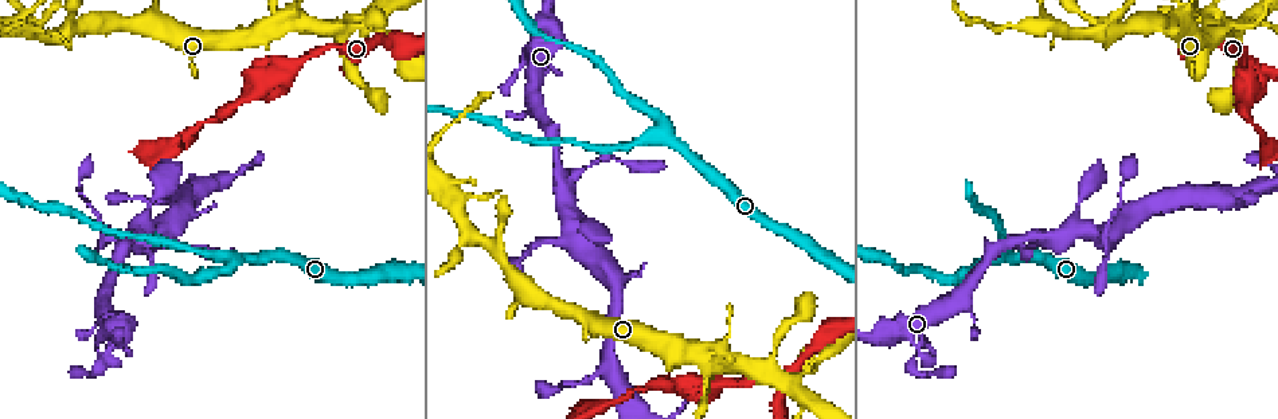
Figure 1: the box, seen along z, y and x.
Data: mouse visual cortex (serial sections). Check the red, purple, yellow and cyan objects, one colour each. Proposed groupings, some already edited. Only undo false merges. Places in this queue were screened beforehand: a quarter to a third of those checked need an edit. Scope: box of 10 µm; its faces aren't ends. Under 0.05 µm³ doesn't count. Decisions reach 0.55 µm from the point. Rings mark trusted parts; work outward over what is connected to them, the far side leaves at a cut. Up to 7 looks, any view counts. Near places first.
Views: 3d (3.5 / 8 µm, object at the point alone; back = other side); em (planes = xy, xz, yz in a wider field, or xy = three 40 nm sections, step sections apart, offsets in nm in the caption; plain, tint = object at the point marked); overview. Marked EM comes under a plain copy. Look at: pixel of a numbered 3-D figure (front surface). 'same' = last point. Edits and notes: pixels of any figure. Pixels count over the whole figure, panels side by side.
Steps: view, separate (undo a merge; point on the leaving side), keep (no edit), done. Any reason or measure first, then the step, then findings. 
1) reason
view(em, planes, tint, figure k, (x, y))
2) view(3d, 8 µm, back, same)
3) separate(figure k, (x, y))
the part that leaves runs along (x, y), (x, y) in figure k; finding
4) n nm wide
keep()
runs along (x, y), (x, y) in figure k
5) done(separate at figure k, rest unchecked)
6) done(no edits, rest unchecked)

abrupt turn
view(em, xy, step 2, tint, figure 1, (690, 385))

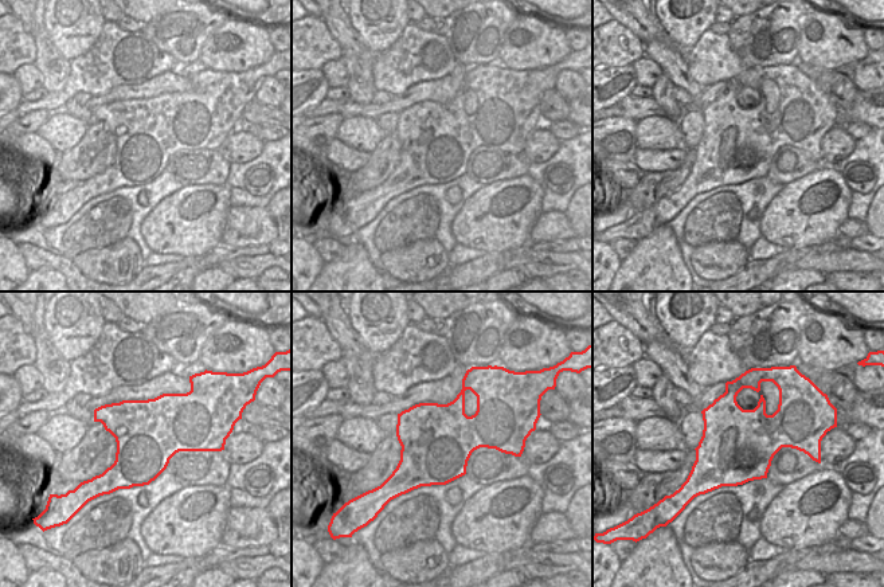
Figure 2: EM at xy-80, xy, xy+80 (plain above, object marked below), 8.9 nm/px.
view(3d, 3.5 µm, same)

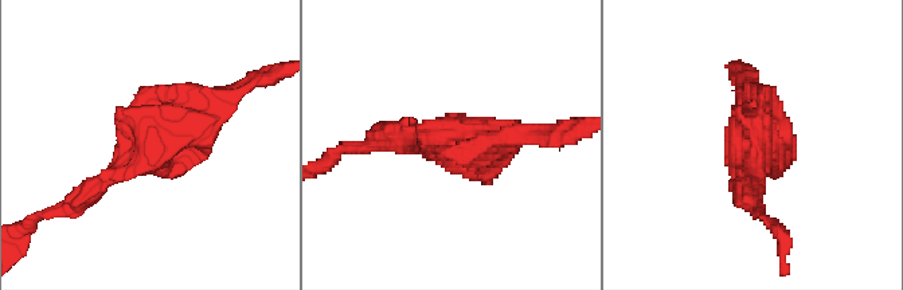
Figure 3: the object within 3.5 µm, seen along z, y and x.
keep()
runs along (231, 94), (86, 198) in figure 3; continuous, no second cell

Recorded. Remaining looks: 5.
sudden change in width
view(3d, 3.5 µm, figure 1, (544, 241))

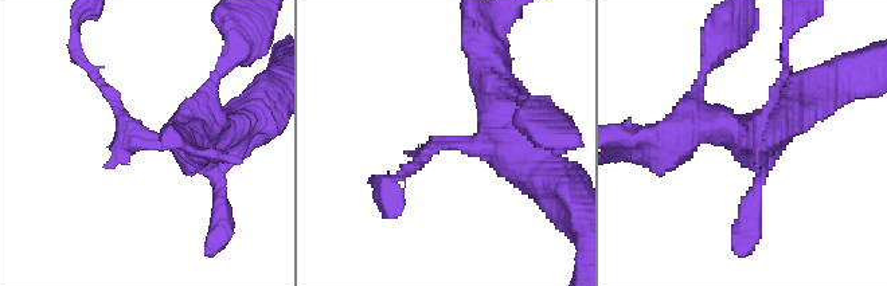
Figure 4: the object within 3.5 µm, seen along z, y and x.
shape alone is not enough
view(em, xy, step 2, tint, figure 4, (439, 148))

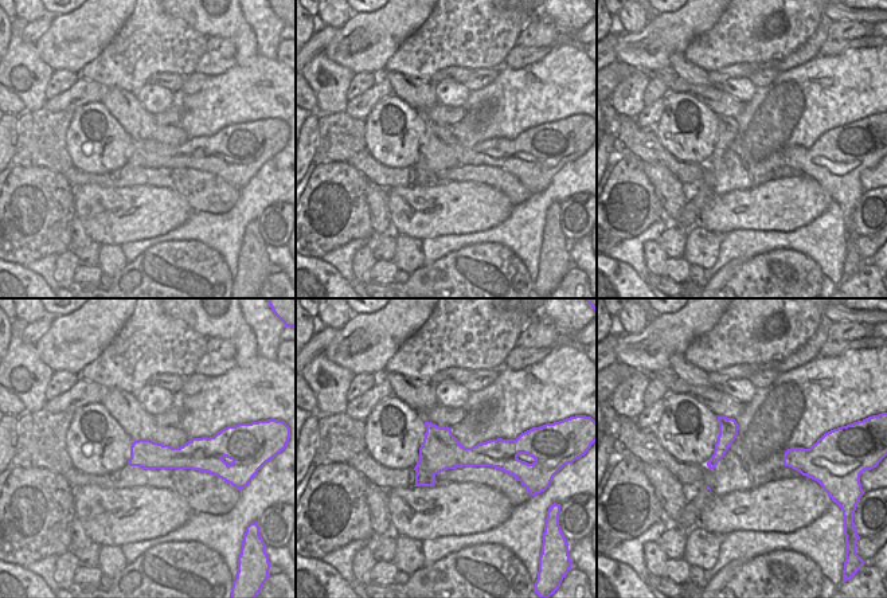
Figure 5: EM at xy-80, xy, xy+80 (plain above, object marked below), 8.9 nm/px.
keep()
runs along (203, 445), (187, 457), (132, 461) in figure 5; one cell here

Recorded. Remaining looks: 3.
a fork
view(3d, 3.5 µm, figure 1, (236, 258))

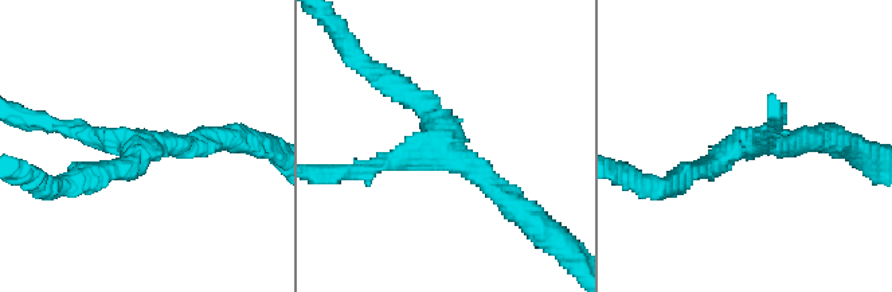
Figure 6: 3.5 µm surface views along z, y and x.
3 arms; arms of 250, 250, 250 nm; now the EM
view(em, xy, step 1, tint, figure 6, (150, 143))

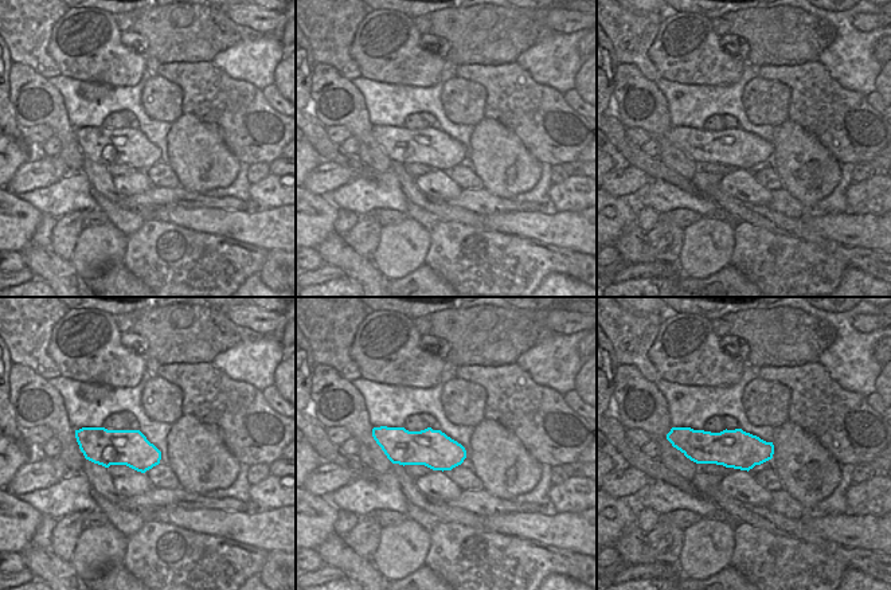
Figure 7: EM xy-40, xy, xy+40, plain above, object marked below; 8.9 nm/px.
keep()
runs along (525, 213), (402, 93) in figure 6; all the same cell

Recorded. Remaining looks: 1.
done(no edits, rest unchecked)

